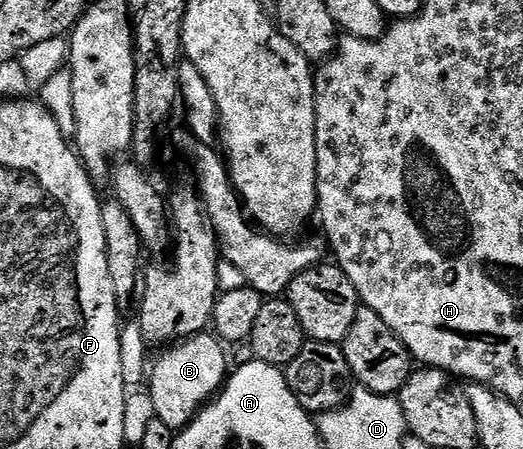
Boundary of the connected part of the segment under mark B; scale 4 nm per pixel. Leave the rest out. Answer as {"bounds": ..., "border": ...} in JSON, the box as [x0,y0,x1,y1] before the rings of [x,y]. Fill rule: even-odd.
{"bounds":[147,332,230,432],"border":[[[213,332],[193,334],[180,342],[162,349],[161,354],[151,366],[147,378],[149,402],[153,405],[152,413],[169,425],[174,432],[180,432],[192,422],[202,406],[213,401],[221,393],[230,373],[229,358],[225,355],[226,347]]]}

